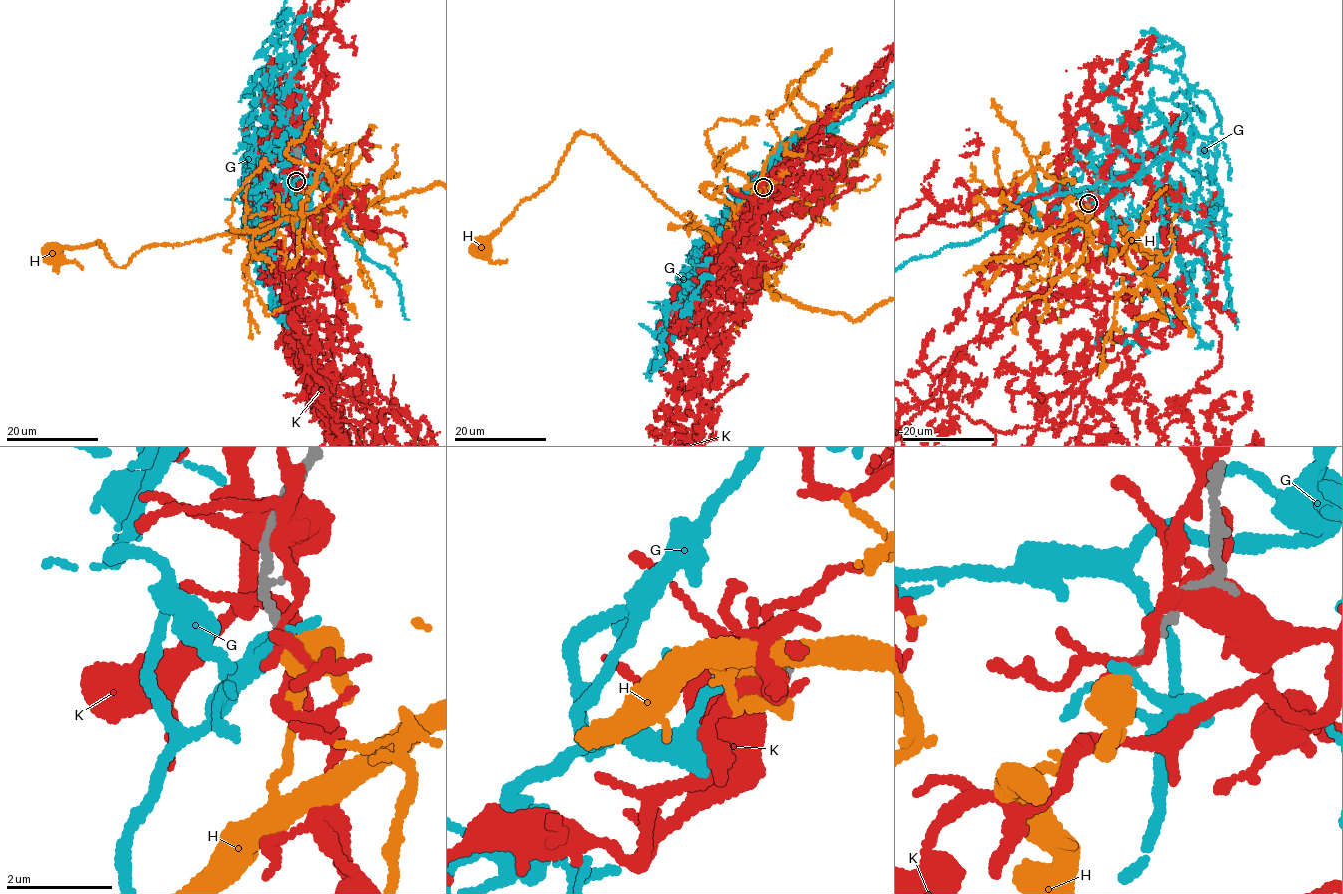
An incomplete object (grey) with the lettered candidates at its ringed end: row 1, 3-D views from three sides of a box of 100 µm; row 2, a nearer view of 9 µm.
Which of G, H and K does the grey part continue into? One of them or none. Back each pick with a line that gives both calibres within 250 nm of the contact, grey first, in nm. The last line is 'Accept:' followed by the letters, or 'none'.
H: 150 nm thick on the grey side, 400 nm on the other
Accept: H

